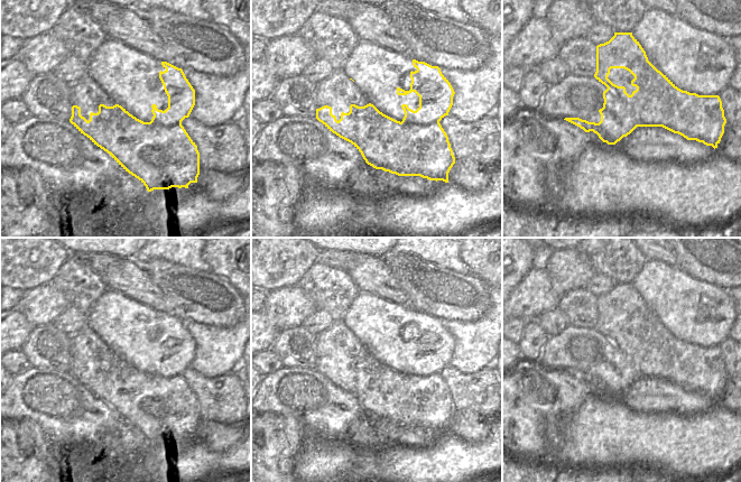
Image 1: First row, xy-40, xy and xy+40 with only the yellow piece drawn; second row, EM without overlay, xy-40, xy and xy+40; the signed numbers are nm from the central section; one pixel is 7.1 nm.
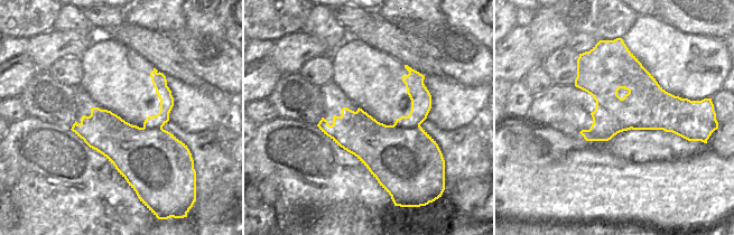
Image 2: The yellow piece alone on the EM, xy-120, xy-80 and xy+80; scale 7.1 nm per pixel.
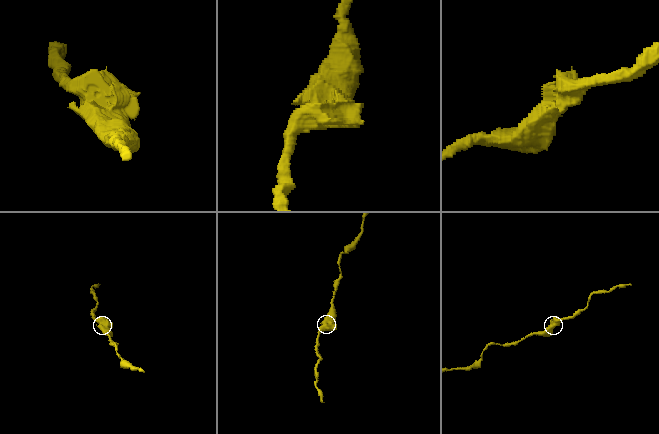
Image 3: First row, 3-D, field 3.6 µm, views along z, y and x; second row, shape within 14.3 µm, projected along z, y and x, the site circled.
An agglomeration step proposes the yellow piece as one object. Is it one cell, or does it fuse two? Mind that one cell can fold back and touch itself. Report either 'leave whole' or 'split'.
leave whole

